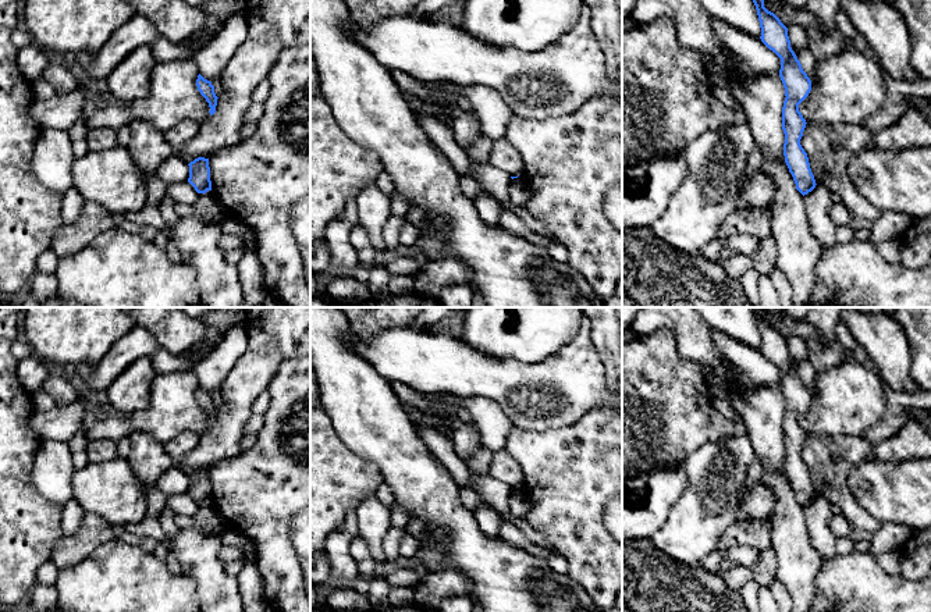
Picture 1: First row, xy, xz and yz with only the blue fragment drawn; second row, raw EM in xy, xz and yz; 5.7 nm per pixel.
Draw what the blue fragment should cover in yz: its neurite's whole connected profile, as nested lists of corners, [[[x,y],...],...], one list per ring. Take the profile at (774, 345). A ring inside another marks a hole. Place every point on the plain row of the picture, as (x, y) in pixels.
[[[751,307],[753,314],[756,317],[756,321],[757,321],[760,339],[761,339],[760,351],[770,362],[772,362],[781,370],[779,388],[781,388],[781,392],[783,395],[785,408],[786,408],[785,413],[783,413],[783,419],[782,419],[782,441],[783,441],[783,445],[785,445],[783,467],[785,467],[785,474],[789,480],[789,484],[792,485],[793,492],[796,495],[796,501],[804,508],[809,504],[811,504],[817,497],[815,491],[814,491],[814,487],[811,484],[811,480],[810,480],[807,465],[804,463],[804,460],[800,456],[800,451],[803,448],[803,442],[804,442],[807,434],[803,430],[802,424],[799,423],[799,416],[809,408],[809,405],[811,402],[811,392],[807,388],[807,385],[803,382],[800,373],[797,371],[795,363],[790,359],[790,352],[789,352],[789,348],[788,348],[788,339],[781,334],[781,331],[774,324],[768,323],[764,319],[764,312],[767,309],[779,309],[779,307]]]

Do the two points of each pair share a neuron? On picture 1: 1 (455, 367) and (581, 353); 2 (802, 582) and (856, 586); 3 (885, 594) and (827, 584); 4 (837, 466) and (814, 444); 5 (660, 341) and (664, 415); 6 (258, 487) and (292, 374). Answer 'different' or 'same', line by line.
1: same
2: different
3: same
4: same
5: same
6: same

